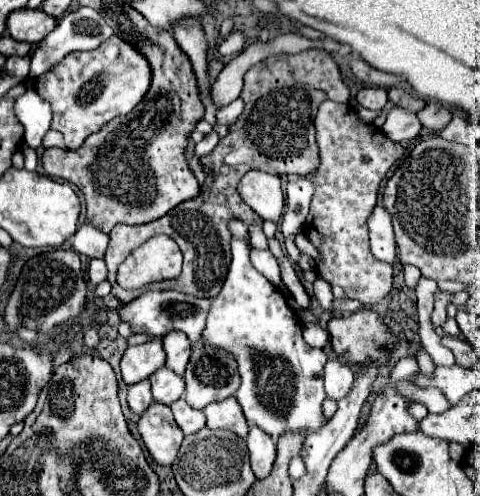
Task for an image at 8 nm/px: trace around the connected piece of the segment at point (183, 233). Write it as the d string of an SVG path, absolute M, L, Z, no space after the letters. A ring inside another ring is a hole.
M309 48L303 50L299 54L277 54L267 58L265 62L259 62L257 66L253 66L247 74L245 74L245 86L241 92L243 100L245 100L245 112L243 116L229 128L229 134L225 138L219 140L219 144L215 146L215 150L209 154L211 160L211 172L213 172L213 180L211 184L203 184L201 192L197 194L197 198L191 198L187 202L181 202L179 206L175 206L169 214L165 214L163 218L149 222L149 224L141 224L141 226L127 226L127 224L117 224L111 232L109 232L109 248L105 252L105 262L109 268L109 276L107 280L113 286L113 296L119 302L129 302L129 290L123 290L117 280L117 266L135 250L135 246L139 246L141 242L153 238L155 234L167 234L171 236L181 252L183 252L183 272L179 278L175 280L161 280L161 282L153 282L145 288L149 290L177 290L183 294L191 294L195 298L213 298L225 280L225 274L229 270L229 244L233 240L233 234L229 230L229 222L233 218L245 222L247 226L257 224L259 228L263 226L263 220L241 200L241 196L237 194L237 182L241 180L241 176L249 170L265 170L269 174L277 174L277 176L289 176L289 174L309 174L319 166L319 150L317 150L317 142L315 142L315 114L317 108L323 100L339 100L339 102L347 102L349 100L349 88L345 86L341 72L335 64L335 60L331 58L329 52L321 50L321 48Z

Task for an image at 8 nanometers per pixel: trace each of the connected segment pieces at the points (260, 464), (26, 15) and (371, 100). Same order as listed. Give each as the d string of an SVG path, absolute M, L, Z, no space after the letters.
M257 426L249 428L249 436L245 438L245 442L251 454L251 468L255 472L255 478L257 480L267 478L275 464L275 454L277 454L275 442L263 430L257 430Z
M21 8L9 14L5 26L7 32L19 40L19 42L29 42L29 44L39 44L53 28L55 28L55 18L45 14L43 10L31 10L31 8Z
M375 86L361 88L357 92L357 102L363 108L369 108L369 110L381 110L387 104L387 90L385 88L375 88Z

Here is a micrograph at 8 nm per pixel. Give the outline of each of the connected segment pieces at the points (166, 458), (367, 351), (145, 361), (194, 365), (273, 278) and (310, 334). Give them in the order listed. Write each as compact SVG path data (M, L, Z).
M153 402L139 420L139 434L157 464L169 466L175 460L183 434L181 428L173 422L169 406Z
M361 310L351 316L335 316L329 320L331 348L345 360L381 360L383 348L391 342L391 332L373 310Z
M159 340L129 346L121 358L121 374L125 384L137 384L165 366L165 352Z
M199 346L193 350L187 372L183 378L187 384L185 402L197 410L203 410L211 402L219 402L219 400L229 398L239 386L237 362L233 362L233 358L229 358L229 354L225 354L225 350L217 350L213 346Z
M251 246L250 259L253 266L277 287L285 286L280 275L280 268L269 250L259 250Z
M305 324L303 338L309 346L315 346L315 348L327 348L329 346L329 334L319 324Z

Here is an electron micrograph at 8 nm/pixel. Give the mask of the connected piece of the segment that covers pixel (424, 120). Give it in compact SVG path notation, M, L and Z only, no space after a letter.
M429 102L423 110L417 112L421 124L429 130L443 130L451 120L451 110L439 102Z

